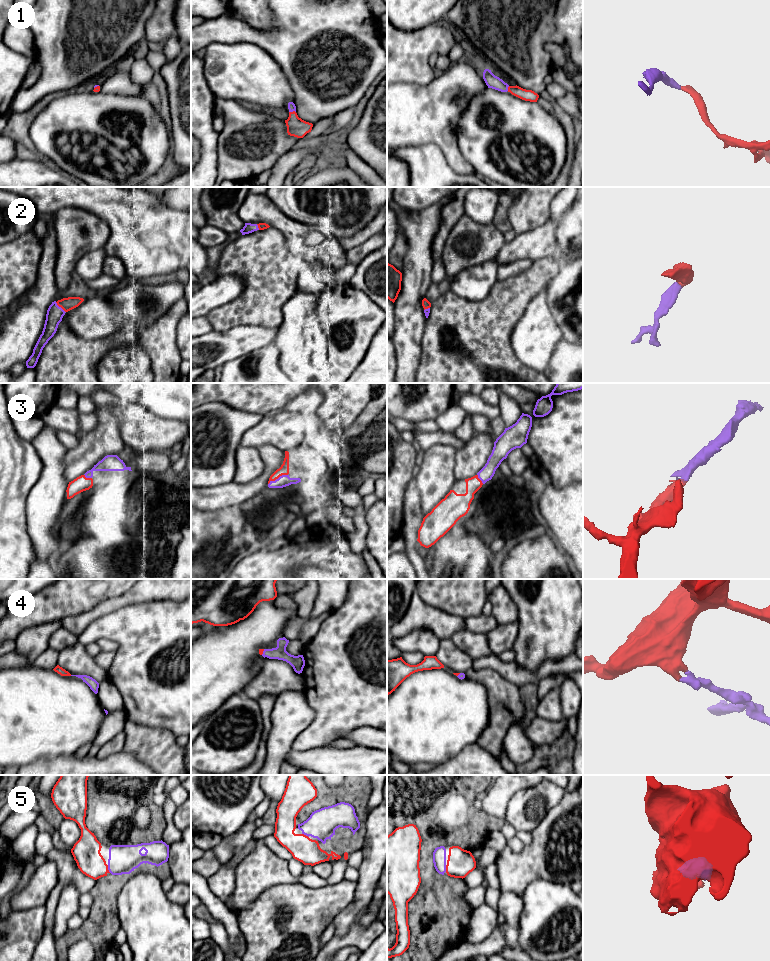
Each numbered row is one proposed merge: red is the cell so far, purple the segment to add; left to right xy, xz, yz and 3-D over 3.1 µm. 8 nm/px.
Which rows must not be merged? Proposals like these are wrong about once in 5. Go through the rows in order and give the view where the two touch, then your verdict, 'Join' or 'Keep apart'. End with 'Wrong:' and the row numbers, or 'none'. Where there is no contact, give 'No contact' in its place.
1: Touches red in xz. Join
2: Touches red in xy. Join
3: Touches red in xz. Join
4: Touches red in xz. Join
5: Touches red in xy. Join
Wrong: none

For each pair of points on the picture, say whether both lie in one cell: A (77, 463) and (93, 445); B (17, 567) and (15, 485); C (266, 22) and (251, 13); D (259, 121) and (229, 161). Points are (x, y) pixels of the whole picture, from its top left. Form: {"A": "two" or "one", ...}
{"A": "one", "B": "one", "C": "one", "D": "one"}

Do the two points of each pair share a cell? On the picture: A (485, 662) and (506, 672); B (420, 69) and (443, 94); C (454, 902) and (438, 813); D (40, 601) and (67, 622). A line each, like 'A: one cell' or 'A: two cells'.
A: one cell
B: two cells
C: one cell
D: two cells

